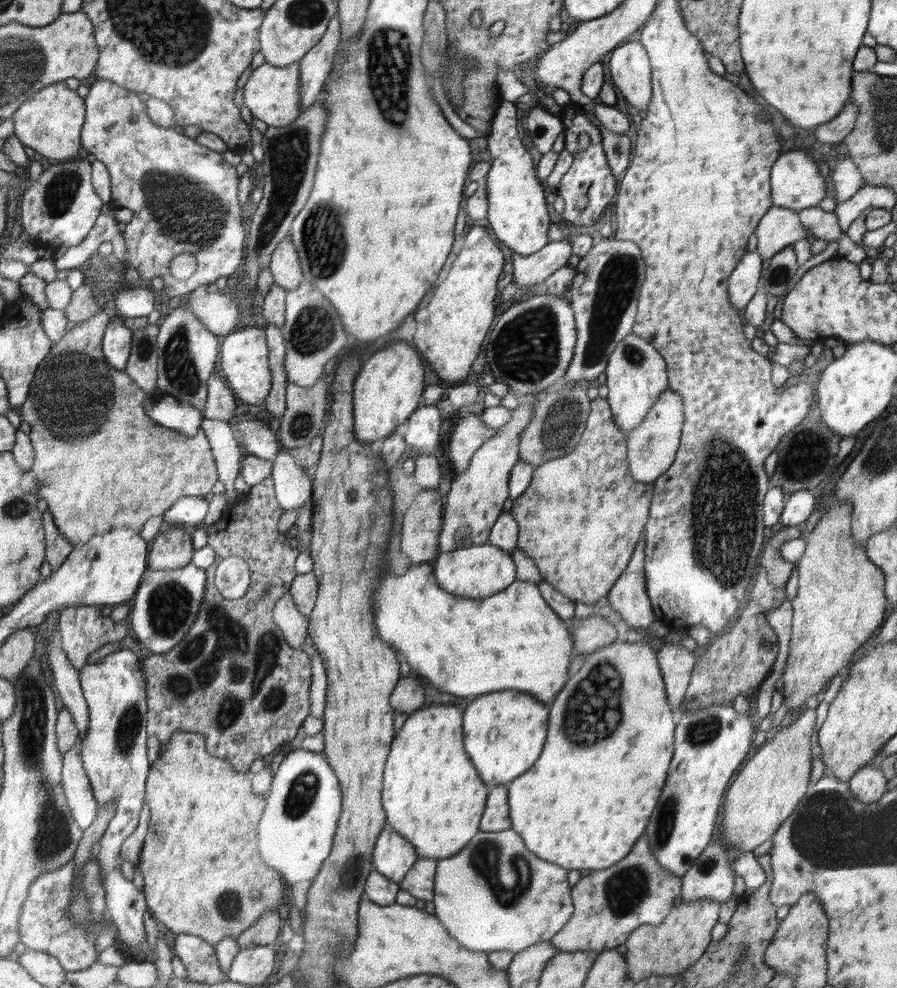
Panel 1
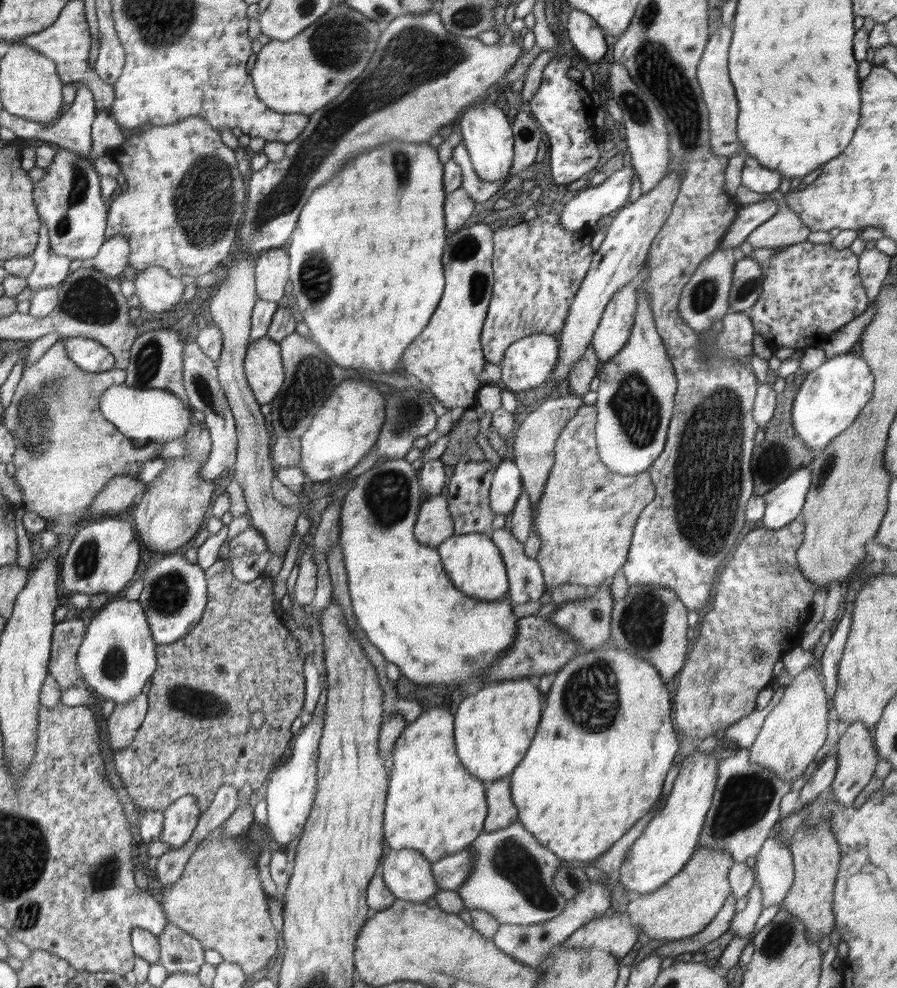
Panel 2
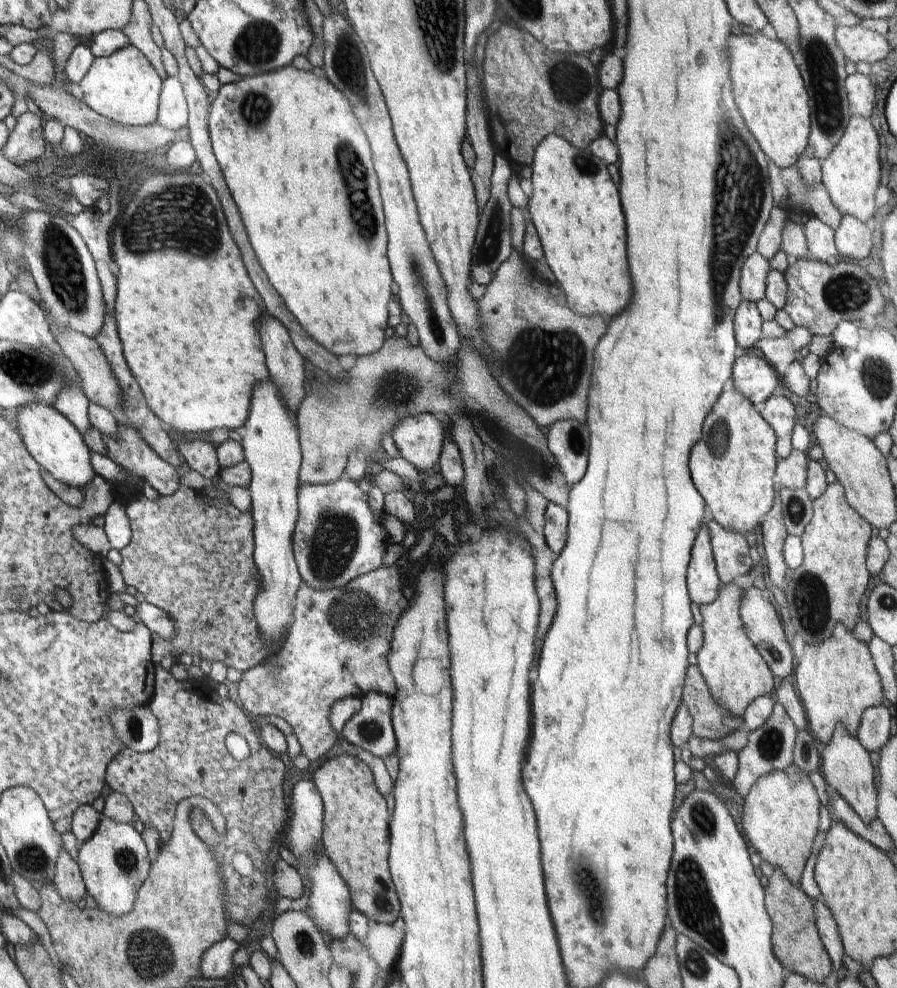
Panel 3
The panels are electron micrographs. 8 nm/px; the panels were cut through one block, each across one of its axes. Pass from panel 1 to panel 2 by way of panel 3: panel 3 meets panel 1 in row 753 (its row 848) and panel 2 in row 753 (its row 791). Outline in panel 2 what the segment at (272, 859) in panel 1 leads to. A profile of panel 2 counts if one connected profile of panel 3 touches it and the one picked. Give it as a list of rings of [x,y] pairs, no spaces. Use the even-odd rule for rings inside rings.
[[[325,708],[315,716],[309,718],[309,724],[305,724],[299,732],[299,736],[293,740],[291,748],[291,758],[283,764],[277,766],[267,780],[267,792],[265,792],[265,802],[267,802],[267,824],[265,830],[269,832],[269,838],[275,840],[279,846],[289,844],[291,840],[297,838],[297,834],[303,832],[303,826],[307,822],[309,810],[313,806],[313,796],[315,796],[315,760],[317,760],[317,746],[319,738],[323,732],[323,716]]]

